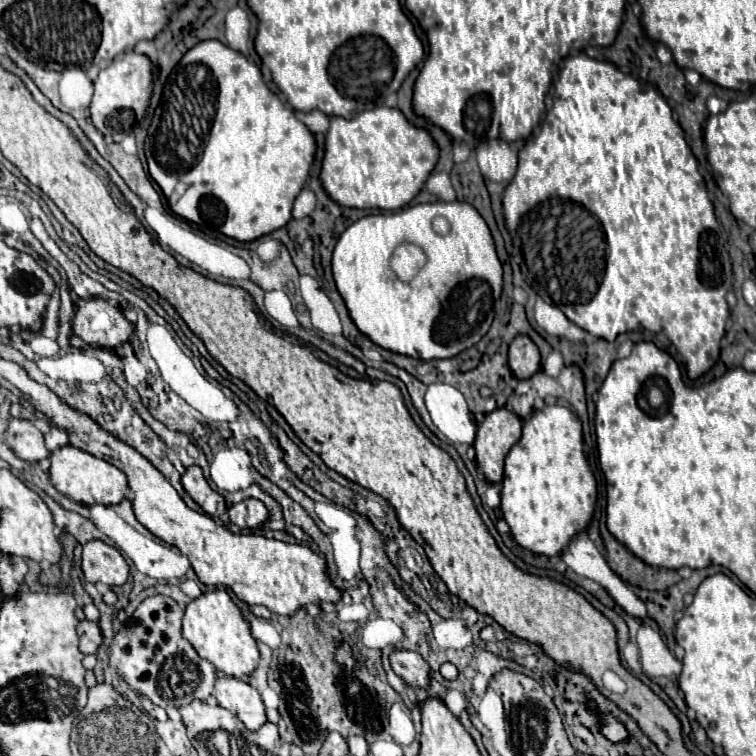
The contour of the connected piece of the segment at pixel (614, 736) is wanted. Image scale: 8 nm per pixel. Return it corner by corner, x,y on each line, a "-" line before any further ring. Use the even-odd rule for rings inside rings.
588,701
586,705
588,705
588,711
596,713
598,723
600,723
600,733
604,733
604,737
608,737
608,741
612,741
612,743
624,743
624,741
630,739
628,729
624,727
624,723
618,717
614,717
608,711
602,711
594,701

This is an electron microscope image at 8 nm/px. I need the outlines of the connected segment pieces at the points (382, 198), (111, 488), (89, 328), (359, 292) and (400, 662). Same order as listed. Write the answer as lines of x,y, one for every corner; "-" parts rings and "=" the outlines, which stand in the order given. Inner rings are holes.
374,107
350,121
332,117
320,181
328,197
342,207
394,211
410,203
438,161
438,149
428,131
412,127
392,107
=
72,445
60,447
50,453
50,481
62,495
82,505
116,505
128,491
126,475
118,467
=
90,299
76,307
72,331
90,345
112,349
120,343
126,343
134,327
122,315
122,311
112,307
108,301
=
436,201
426,205
404,207
396,213
376,213
358,219
340,235
334,247
332,275
338,293
342,295
350,311
350,317
360,329
360,333
364,333
372,343
376,343
382,349
422,361
456,357
458,353
474,347
490,329
494,305
500,299
502,291
502,265
496,257
490,229
478,215
478,211
462,201
-
436,215
444,215
452,225
446,237
440,237
432,231
432,217
-
402,241
412,241
420,245
428,255
428,263
424,265
424,269
408,285
400,283
396,275
388,269
388,257
392,255
394,247
=
392,651
390,653
390,665
394,673
408,685
426,687
428,685
428,663
416,653
416,651

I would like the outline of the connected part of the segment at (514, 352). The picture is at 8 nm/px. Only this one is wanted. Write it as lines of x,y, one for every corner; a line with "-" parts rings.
518,335
510,343
508,365
510,365
512,373
516,375
516,379
520,379
520,381
524,381
524,379
528,379
540,371
540,351
532,343
530,337

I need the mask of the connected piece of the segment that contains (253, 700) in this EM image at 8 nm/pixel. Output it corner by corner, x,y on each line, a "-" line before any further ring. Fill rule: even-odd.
218,677
214,697
218,699
220,707
236,713
236,717
248,729
258,729
266,723
266,707
262,703
262,697
248,683
234,677

